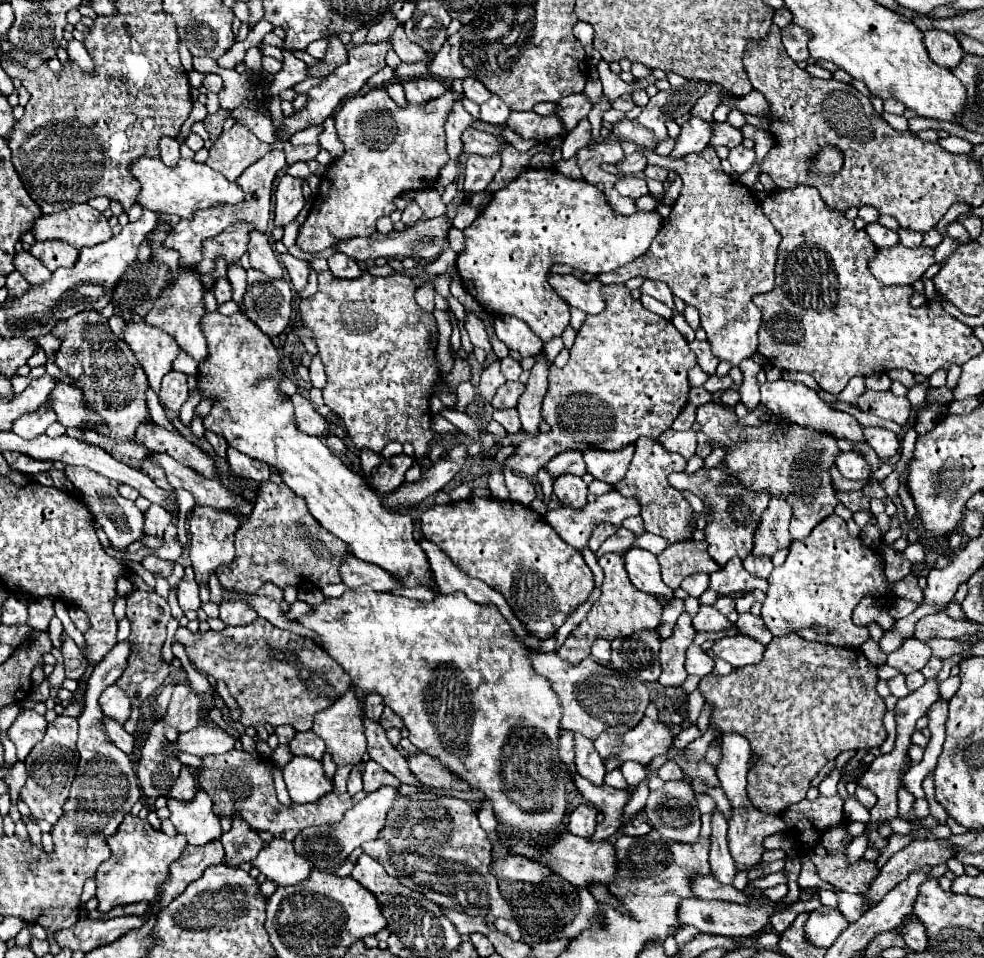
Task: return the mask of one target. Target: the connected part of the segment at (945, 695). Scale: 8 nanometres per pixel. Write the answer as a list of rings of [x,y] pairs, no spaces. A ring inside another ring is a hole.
[[[949,677],[949,679],[945,679],[945,681],[939,685],[939,689],[941,689],[941,699],[949,701],[949,699],[957,693],[957,689],[959,689],[959,677]]]

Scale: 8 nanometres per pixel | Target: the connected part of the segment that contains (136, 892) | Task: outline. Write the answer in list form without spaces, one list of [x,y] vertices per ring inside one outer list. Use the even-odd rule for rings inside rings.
[[[125,815],[125,821],[113,837],[109,837],[111,857],[97,869],[97,901],[99,913],[107,913],[117,905],[129,905],[137,901],[151,903],[157,897],[157,887],[169,877],[169,863],[181,857],[185,849],[185,837],[169,837],[163,831],[155,831],[149,821],[141,821],[135,815]]]

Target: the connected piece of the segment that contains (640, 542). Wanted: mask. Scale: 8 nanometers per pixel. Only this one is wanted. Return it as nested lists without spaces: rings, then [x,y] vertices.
[[[643,533],[639,539],[635,539],[635,545],[651,551],[653,555],[659,555],[659,553],[667,547],[665,539],[661,539],[661,537],[657,537],[657,535],[649,535],[649,533]]]

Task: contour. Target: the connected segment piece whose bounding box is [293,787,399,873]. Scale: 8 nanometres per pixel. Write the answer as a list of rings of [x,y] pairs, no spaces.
[[[381,787],[373,793],[369,793],[363,801],[359,801],[353,809],[349,809],[343,817],[341,823],[335,825],[325,825],[325,827],[307,827],[305,831],[301,831],[301,835],[297,835],[295,843],[295,851],[299,855],[305,855],[307,859],[313,861],[317,871],[325,871],[325,873],[333,873],[339,865],[345,863],[345,859],[351,855],[353,849],[357,849],[361,843],[365,841],[373,841],[377,839],[377,833],[385,827],[387,815],[397,799],[399,791],[395,787]]]

